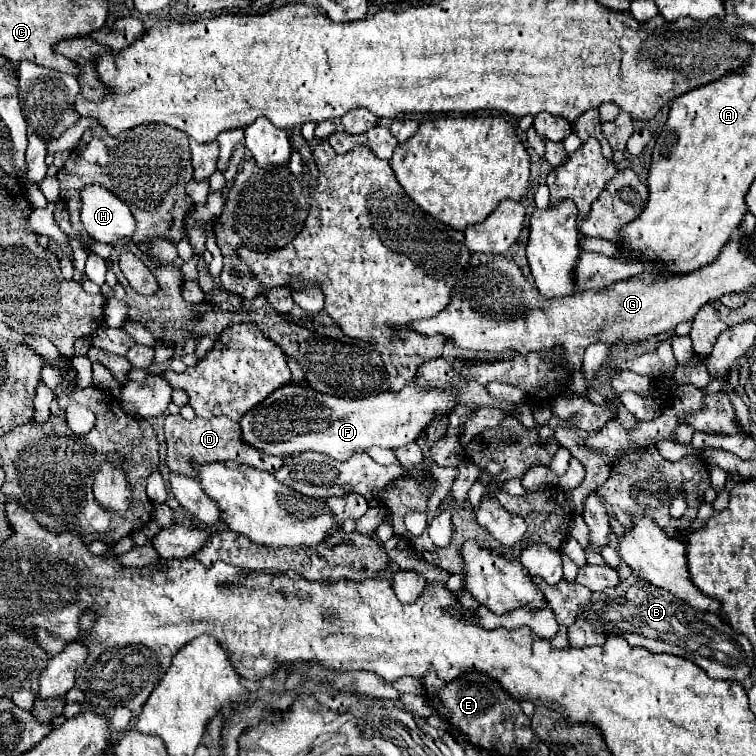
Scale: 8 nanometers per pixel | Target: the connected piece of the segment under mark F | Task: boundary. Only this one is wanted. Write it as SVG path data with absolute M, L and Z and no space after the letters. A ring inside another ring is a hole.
M413 381L407 385L407 391L379 393L363 399L343 399L323 395L311 387L287 385L285 389L277 389L273 397L267 397L263 405L249 409L241 417L239 425L243 443L267 455L289 457L317 451L335 461L347 461L353 453L367 451L373 445L397 449L417 441L419 433L433 417L445 415L453 409L455 395L451 391L439 393L439 389L431 389L427 393L419 393Z

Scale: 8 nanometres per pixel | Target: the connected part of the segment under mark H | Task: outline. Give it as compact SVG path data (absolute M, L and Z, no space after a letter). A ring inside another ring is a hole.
M101 185L81 189L81 223L99 243L117 243L117 239L131 237L135 231L129 207Z

